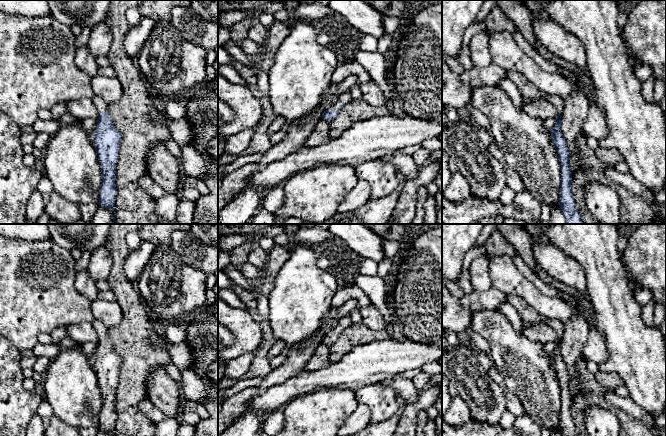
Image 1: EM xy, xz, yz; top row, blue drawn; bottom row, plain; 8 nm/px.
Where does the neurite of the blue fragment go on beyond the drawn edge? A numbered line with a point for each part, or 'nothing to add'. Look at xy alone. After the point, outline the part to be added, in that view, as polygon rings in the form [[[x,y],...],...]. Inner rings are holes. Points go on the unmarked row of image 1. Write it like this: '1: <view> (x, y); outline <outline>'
1: xy (102, 330); outline [[[94,319],[91,323],[95,328],[95,330],[97,331],[99,338],[103,336],[107,336],[109,341],[111,342],[111,339],[109,337],[109,328],[103,322],[101,322],[98,319]]]

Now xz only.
1: xz (344, 322); outline [[[344,316],[343,318],[341,318],[338,322],[338,324],[331,328],[326,334],[333,334],[333,335],[337,335],[338,337],[341,335],[342,332],[339,331],[340,328],[344,328],[346,329],[347,327],[349,327],[352,324],[352,321],[350,319],[350,316]]]

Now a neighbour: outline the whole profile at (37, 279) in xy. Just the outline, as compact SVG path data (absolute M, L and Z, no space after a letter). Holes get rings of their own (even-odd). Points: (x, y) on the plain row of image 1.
M0 236L0 336L19 351L33 350L41 333L50 334L64 325L92 322L95 318L91 302L75 288L75 264L71 251L62 248L51 238L28 242Z

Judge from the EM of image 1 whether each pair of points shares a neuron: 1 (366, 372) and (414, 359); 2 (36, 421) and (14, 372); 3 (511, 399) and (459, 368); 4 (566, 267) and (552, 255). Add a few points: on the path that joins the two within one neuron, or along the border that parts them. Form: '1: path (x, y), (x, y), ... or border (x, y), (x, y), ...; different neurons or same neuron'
1: path (378, 360), (402, 359); same neuron
2: border (35, 413), (26, 425); different neurons
3: border (490, 377), (503, 392), (507, 409); different neurons
4: path (563, 266), (555, 258); same neuron

